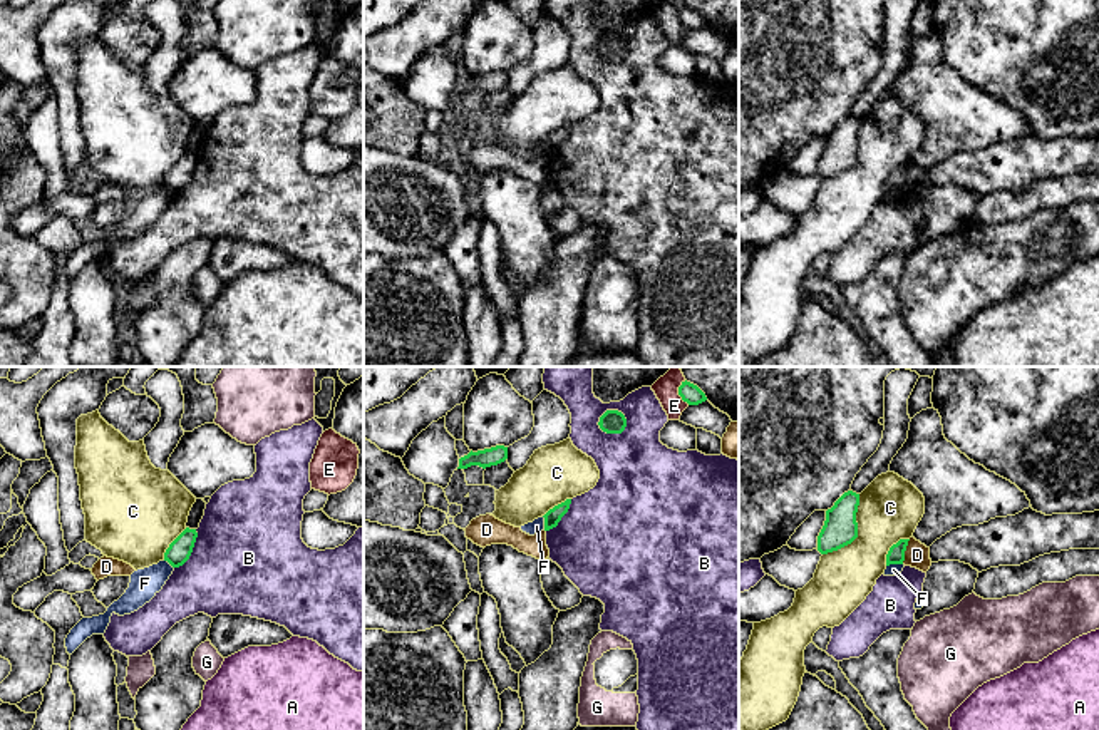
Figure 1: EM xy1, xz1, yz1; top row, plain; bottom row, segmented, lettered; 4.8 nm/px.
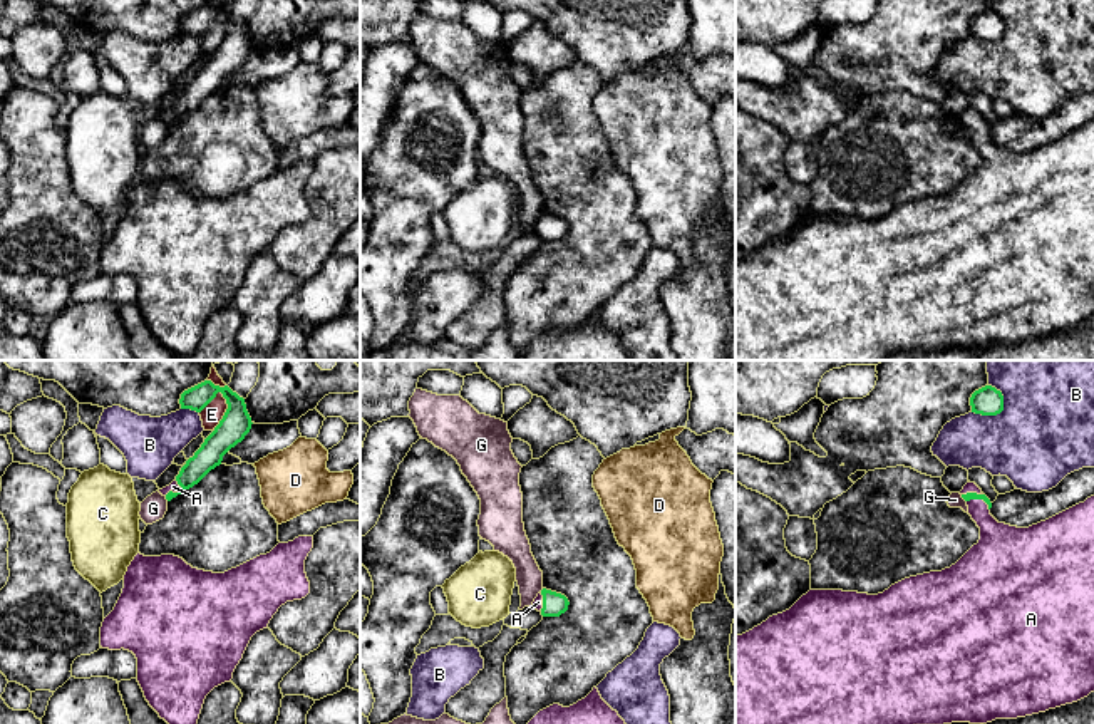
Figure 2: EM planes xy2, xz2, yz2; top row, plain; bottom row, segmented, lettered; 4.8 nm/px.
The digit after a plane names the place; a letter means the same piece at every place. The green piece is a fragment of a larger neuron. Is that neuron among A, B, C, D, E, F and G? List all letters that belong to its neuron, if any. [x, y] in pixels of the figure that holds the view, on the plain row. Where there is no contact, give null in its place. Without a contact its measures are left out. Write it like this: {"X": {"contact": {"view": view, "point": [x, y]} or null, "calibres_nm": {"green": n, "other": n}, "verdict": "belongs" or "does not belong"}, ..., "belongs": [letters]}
{"A": {"contact": {"view": "yz2", "point": [980, 123]}, "calibres_nm": {"green": 40, "other": 220}, "verdict": "belongs"}, "B": {"contact": {"view": "xz1", "point": [610, 35]}, "calibres_nm": {"green": 110, "other": 260}, "verdict": "does not belong"}, "C": {"contact": {"view": "yz1", "point": [856, 158]}, "calibres_nm": {"green": 160, "other": 300}, "verdict": "does not belong"}, "D": {"contact": {"view": "yz1", "point": [905, 174]}, "calibres_nm": {"green": 80, "other": 120}, "verdict": "does not belong"}, "E": {"contact": {"view": "xy2", "point": [227, 34]}, "calibres_nm": {"green": 140, "other": 100}, "verdict": "does not belong"}, "F": {"contact": {"view": "yz1", "point": [893, 188]}, "calibres_nm": {"green": 80, "other": 60}, "verdict": "does not belong"}, "G": {"contact": {"view": "yz2", "point": [962, 121]}, "calibres_nm": {"green": 40, "other": 70}, "verdict": "does not belong"}, "belongs": ["A"]}

